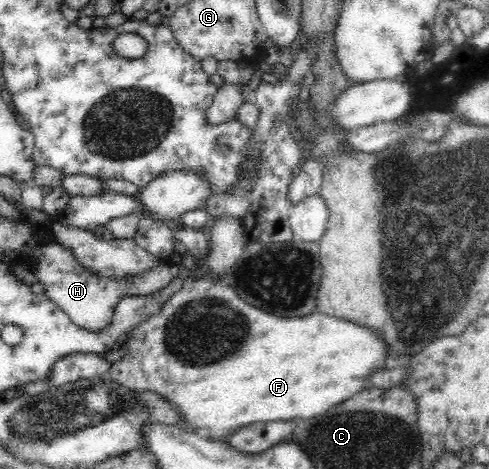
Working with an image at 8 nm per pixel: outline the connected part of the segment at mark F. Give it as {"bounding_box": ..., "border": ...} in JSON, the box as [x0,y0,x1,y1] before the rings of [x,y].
{"bounding_box":[110,276,386,442],"border":[[[210,276],[204,280],[183,280],[183,286],[176,295],[169,297],[169,300],[163,305],[163,308],[151,318],[144,320],[139,326],[132,328],[129,332],[123,335],[123,342],[126,342],[126,356],[121,360],[111,365],[110,377],[114,382],[120,384],[121,387],[142,393],[142,391],[150,391],[159,397],[162,397],[178,412],[180,420],[192,427],[192,431],[197,429],[206,429],[209,434],[208,439],[224,442],[235,432],[241,430],[250,424],[286,420],[286,419],[308,419],[314,415],[322,415],[324,411],[328,411],[330,407],[352,398],[352,395],[357,395],[360,391],[370,387],[366,375],[370,373],[370,369],[374,367],[376,361],[382,361],[386,357],[386,344],[384,340],[370,329],[360,327],[348,320],[328,316],[317,312],[312,316],[281,318],[280,316],[269,314],[240,299],[240,296],[234,292],[234,288],[222,282],[222,280],[214,280]]]}

